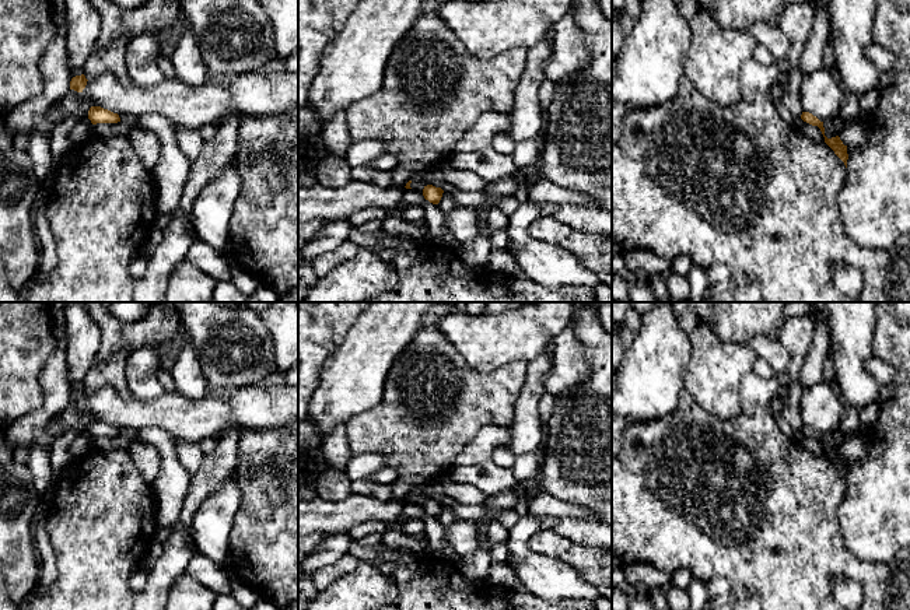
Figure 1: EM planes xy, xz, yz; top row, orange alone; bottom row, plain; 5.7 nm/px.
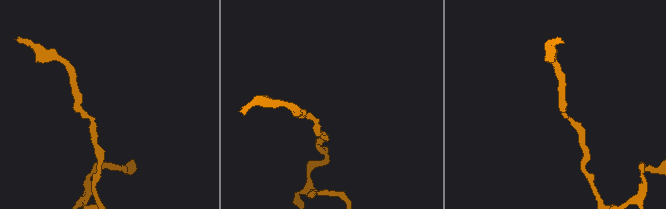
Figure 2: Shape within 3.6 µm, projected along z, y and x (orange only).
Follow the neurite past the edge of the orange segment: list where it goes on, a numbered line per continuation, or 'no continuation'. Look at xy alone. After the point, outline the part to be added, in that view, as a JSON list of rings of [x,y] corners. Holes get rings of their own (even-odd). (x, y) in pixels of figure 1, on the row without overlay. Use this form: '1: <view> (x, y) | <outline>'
no continuation

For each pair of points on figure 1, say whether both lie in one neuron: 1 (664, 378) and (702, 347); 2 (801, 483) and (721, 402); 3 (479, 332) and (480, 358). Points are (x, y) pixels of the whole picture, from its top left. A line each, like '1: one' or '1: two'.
1: two
2: two
3: one

